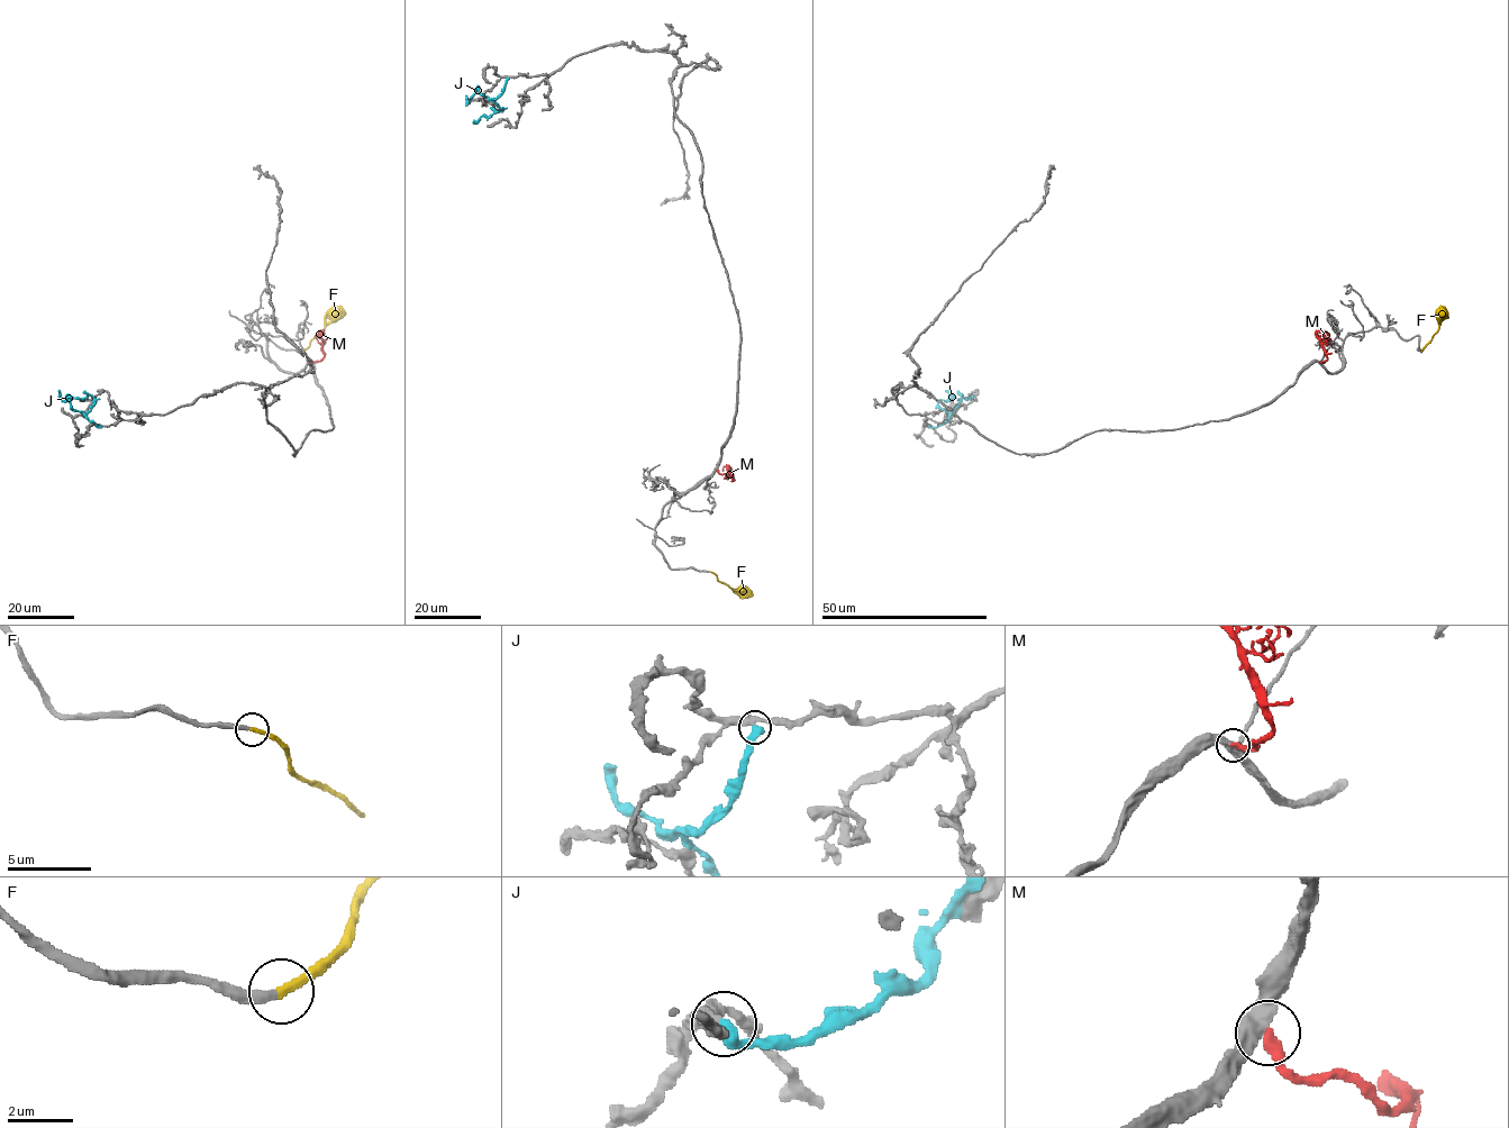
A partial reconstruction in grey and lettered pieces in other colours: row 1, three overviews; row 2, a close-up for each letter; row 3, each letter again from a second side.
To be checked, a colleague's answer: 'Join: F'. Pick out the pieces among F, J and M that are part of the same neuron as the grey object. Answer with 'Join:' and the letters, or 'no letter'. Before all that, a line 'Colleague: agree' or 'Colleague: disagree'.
Colleague: agree
Join: F

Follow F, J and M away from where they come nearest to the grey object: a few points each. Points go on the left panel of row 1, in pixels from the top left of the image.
F: (302, 351), (332, 320), (333, 312), (341, 305)
J: (99, 426), (87, 416), (93, 403), (90, 396), (65, 396)
M: (310, 362), (324, 357), (325, 335), (320, 331), (317, 335)

